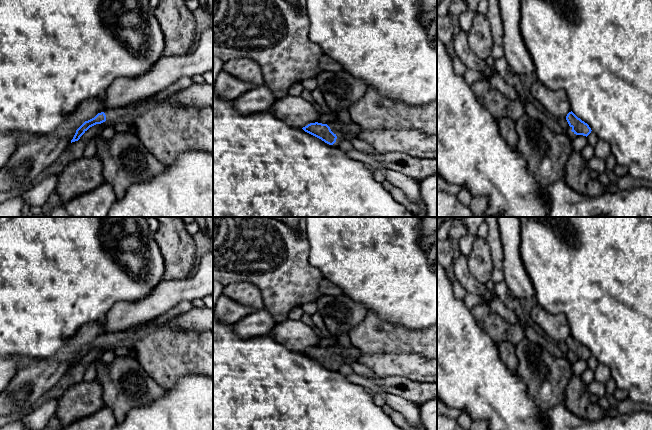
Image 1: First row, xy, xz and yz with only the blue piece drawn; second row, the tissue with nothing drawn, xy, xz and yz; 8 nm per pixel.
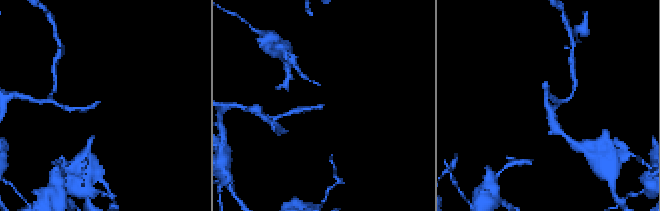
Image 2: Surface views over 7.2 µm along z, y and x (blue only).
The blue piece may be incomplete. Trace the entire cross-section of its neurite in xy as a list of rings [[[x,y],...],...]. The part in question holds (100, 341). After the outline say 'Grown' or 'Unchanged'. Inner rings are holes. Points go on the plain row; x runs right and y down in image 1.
[[[128,330],[117,331],[113,333],[104,334],[98,337],[94,342],[85,345],[77,354],[71,364],[72,366],[78,365],[80,361],[92,350],[100,348],[101,351],[113,350],[123,344],[128,344],[133,339],[139,336],[134,336]]]. Grown

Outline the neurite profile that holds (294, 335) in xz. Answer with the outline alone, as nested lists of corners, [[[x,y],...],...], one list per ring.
[[[291,319],[278,322],[268,336],[287,350],[295,352],[303,352],[310,347],[315,347],[320,341],[319,334],[314,328],[301,320]]]

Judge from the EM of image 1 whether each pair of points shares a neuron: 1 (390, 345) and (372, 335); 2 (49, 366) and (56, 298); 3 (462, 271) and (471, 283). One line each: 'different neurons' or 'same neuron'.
1: same neuron
2: different neurons
3: same neuron

